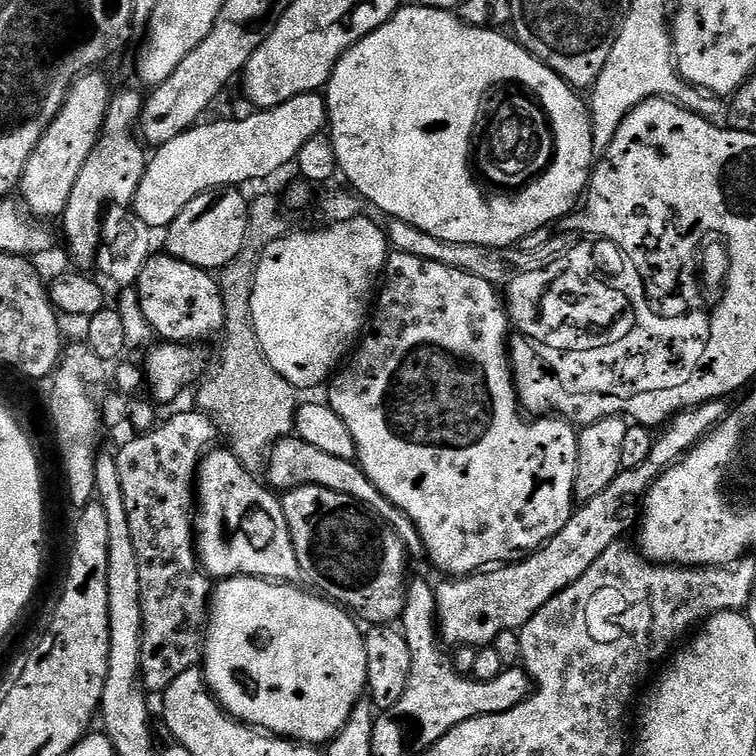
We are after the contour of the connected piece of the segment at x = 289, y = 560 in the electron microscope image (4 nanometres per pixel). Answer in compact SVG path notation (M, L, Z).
M231 450L216 451L209 451L201 460L194 489L194 496L198 501L194 512L196 554L200 558L201 568L217 581L228 580L231 576L256 576L260 580L273 582L299 581L302 573L298 566L294 542L290 538L290 530L286 526L281 497L263 483L260 485L261 481L241 466Z

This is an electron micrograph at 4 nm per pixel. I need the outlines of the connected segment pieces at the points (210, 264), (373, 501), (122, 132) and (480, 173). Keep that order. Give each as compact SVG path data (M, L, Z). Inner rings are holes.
M239 187L221 188L214 192L204 192L178 218L168 225L164 244L167 255L190 262L190 266L219 270L225 268L242 250L248 233L249 197L244 197Z
M290 435L279 440L269 452L267 476L269 480L267 483L280 494L307 484L317 484L323 488L334 490L338 494L346 494L362 506L374 510L374 514L378 514L384 519L394 530L394 534L398 534L404 547L408 549L409 557L416 558L416 556L423 557L425 555L423 539L412 519L398 506L394 506L394 502L390 502L390 498L386 498L386 494L382 494L382 490L378 490L378 486L374 486L374 482L370 482L370 478L366 478L366 474L360 469L356 460L347 460L346 458L337 458L334 454L326 454L326 450L318 450L318 446L310 446L306 441Z
M117 91L113 95L106 110L104 130L94 150L90 150L90 158L86 158L78 179L74 181L74 190L70 190L70 202L66 202L62 217L65 240L63 243L68 255L77 265L92 266L97 263L106 209L111 205L131 205L142 182L142 174L146 170L149 157L146 152L144 156L146 148L136 127L140 122L144 101L145 97L136 92Z
M500 80L494 87L480 88L480 100L476 100L478 118L474 122L474 130L470 134L470 150L464 160L464 168L468 168L468 180L480 188L483 196L496 196L496 200L516 200L516 196L524 196L528 188L536 188L540 180L556 168L556 160L560 156L560 140L556 136L556 120L552 120L552 112L548 112L548 104L544 104L544 96L532 88L532 84L524 84L524 80ZM507 112L524 112L517 120L509 124L500 124L500 119Z

